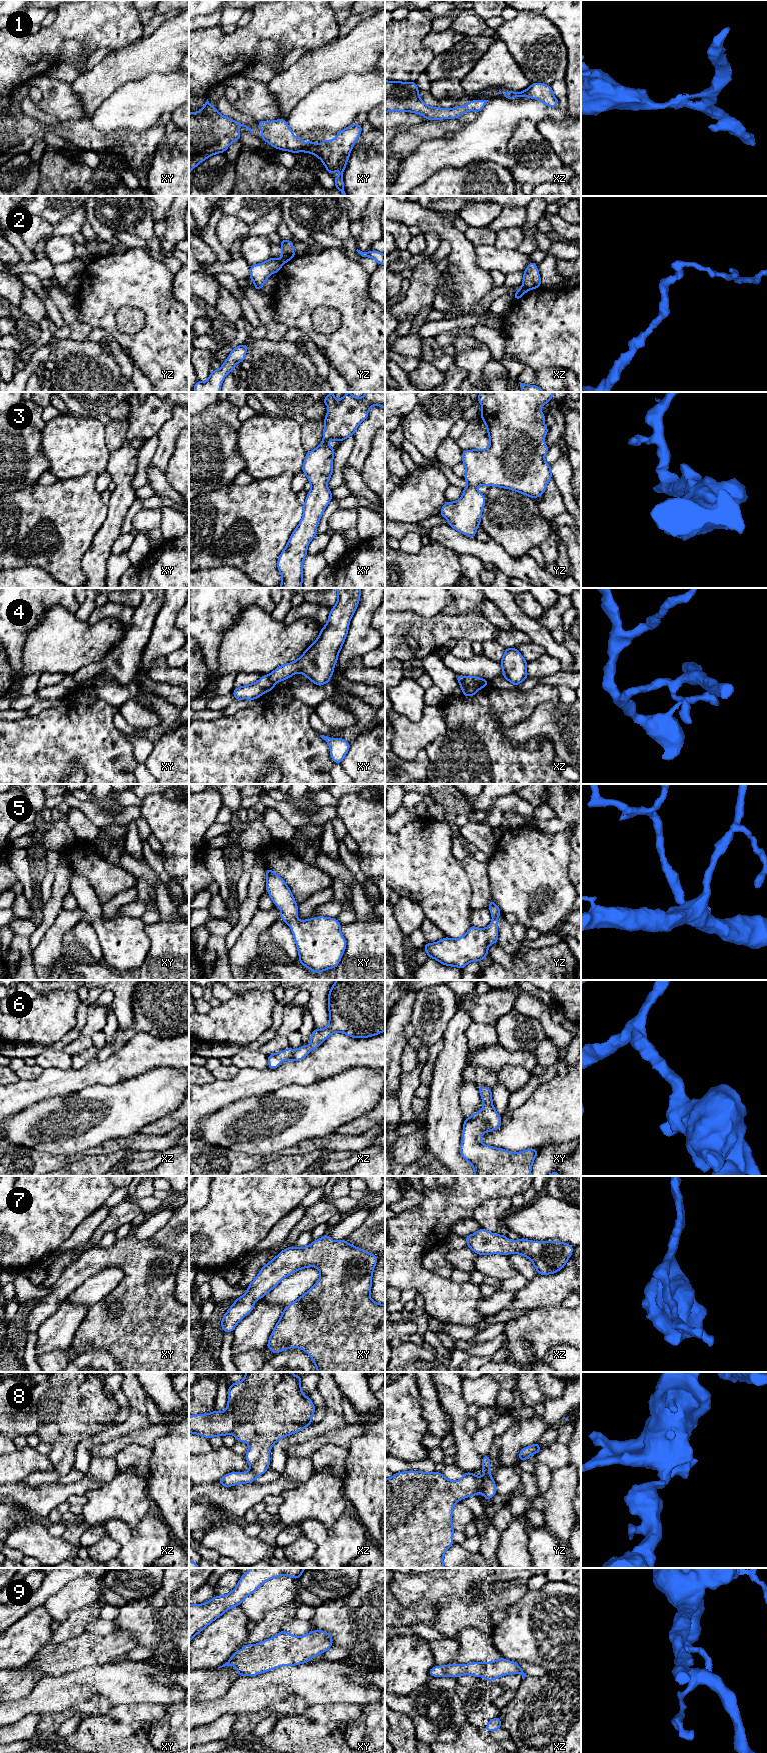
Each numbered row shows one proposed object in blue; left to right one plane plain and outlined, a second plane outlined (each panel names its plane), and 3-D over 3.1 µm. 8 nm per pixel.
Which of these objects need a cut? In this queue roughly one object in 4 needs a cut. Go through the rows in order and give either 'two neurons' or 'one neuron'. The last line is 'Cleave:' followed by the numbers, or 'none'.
1: one neuron
2: two neurons
3: one neuron
4: two neurons
5: one neuron
6: one neuron
7: one neuron
8: one neuron
9: one neuron
Cleave: 2, 4

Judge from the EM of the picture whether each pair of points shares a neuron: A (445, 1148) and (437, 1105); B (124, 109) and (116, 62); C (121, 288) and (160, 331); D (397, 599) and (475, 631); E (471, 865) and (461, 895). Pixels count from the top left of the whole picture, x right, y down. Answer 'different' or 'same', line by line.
A: same
B: different
C: same
D: different
E: different

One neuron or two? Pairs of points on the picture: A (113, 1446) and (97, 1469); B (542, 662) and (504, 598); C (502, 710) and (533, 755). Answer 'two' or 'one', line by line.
A: two
B: two
C: one

